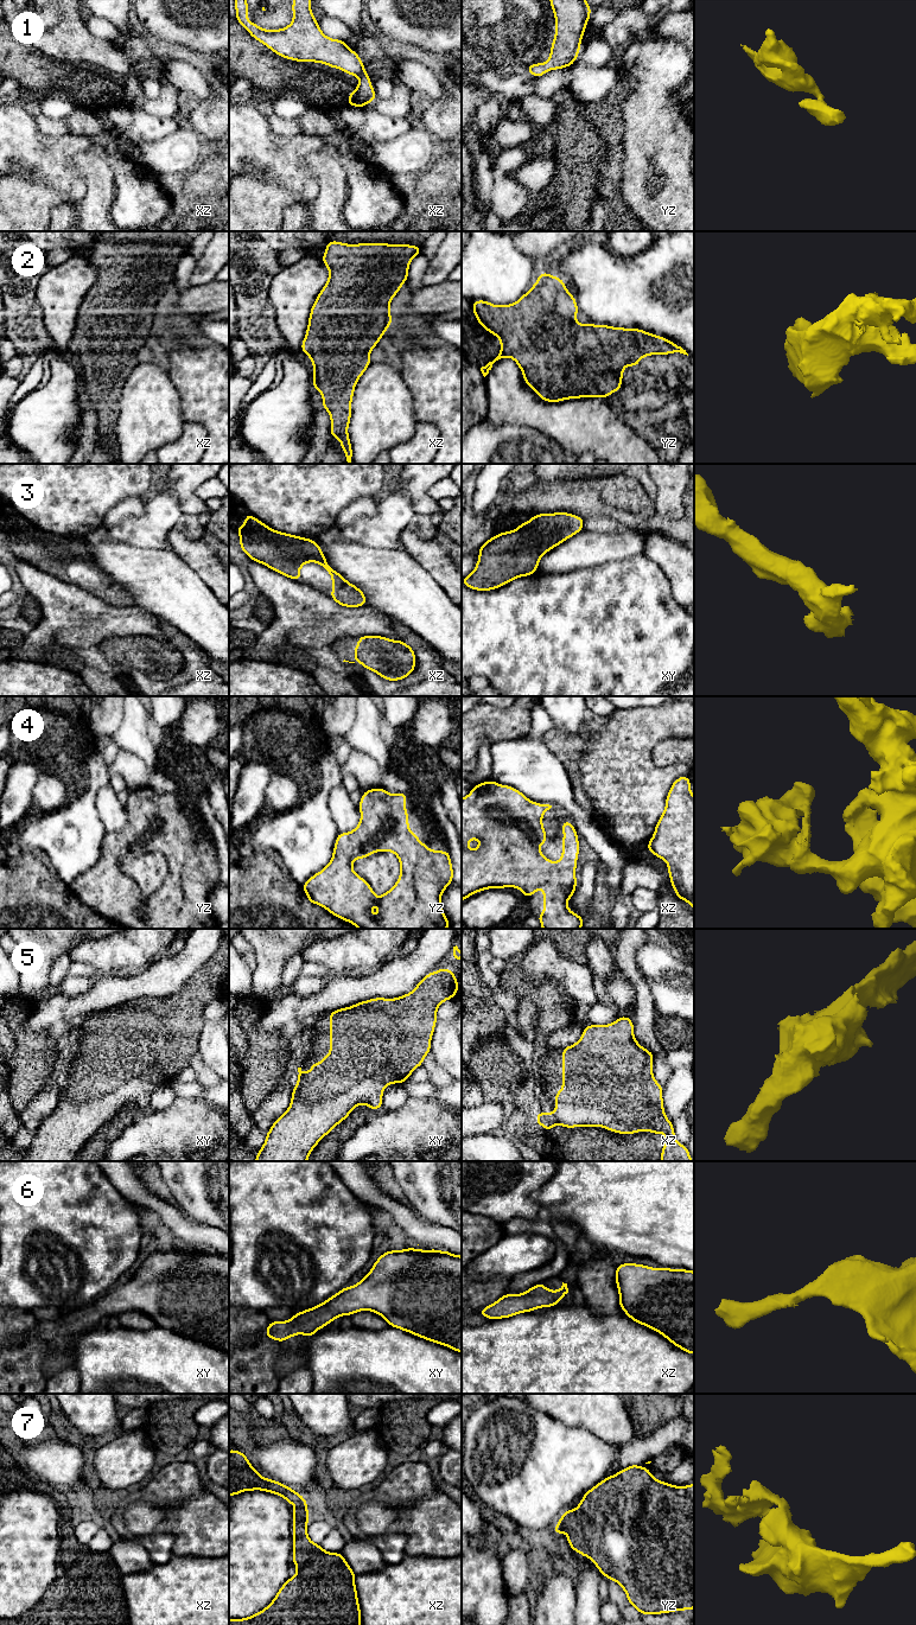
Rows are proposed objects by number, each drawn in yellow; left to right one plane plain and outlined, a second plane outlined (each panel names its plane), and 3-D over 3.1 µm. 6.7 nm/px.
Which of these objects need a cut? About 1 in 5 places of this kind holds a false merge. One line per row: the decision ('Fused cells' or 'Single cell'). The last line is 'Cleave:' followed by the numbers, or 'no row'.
1: Single cell
2: Single cell
3: Single cell
4: Single cell
5: Single cell
6: Single cell
7: Single cell
Cleave: no row

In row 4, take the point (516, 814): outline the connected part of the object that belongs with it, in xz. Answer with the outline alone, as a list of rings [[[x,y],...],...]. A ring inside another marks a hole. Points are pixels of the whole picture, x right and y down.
[[[488,780],[475,785],[471,792],[462,798],[462,901],[470,896],[489,888],[516,887],[522,891],[523,897],[533,896],[540,887],[543,888],[543,913],[537,915],[542,929],[581,929],[584,918],[572,912],[567,901],[573,897],[577,887],[574,869],[579,866],[575,859],[579,856],[578,834],[570,821],[562,821],[562,855],[559,861],[548,860],[539,846],[547,841],[542,826],[542,816],[552,805],[539,804],[528,799],[521,791],[510,785],[502,785]],[[472,839],[479,840],[479,847],[470,849],[467,842]]]

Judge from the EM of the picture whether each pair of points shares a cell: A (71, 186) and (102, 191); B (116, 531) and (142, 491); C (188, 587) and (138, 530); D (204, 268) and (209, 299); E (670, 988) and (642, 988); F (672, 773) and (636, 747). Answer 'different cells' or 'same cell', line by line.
A: different cells
B: different cells
C: different cells
D: different cells
E: different cells
F: same cell

